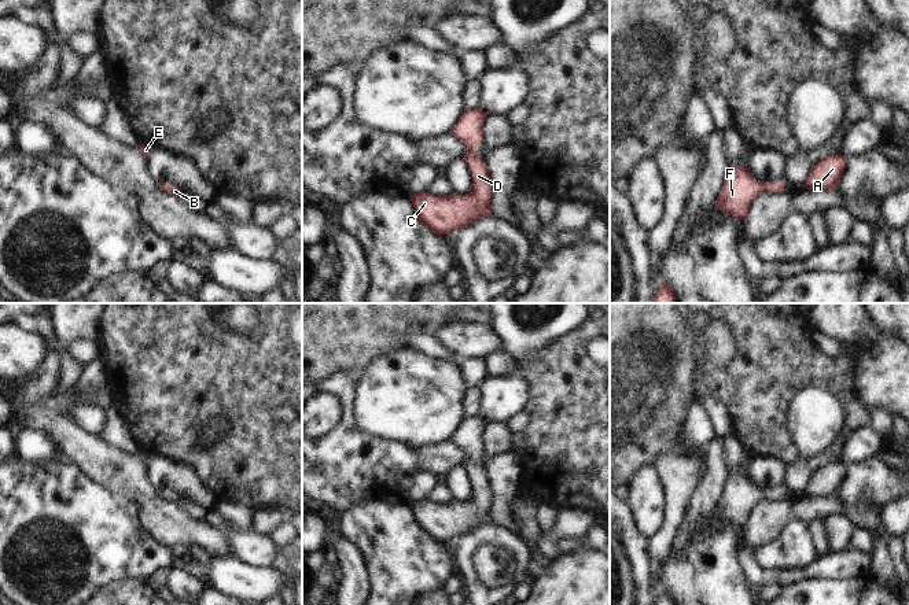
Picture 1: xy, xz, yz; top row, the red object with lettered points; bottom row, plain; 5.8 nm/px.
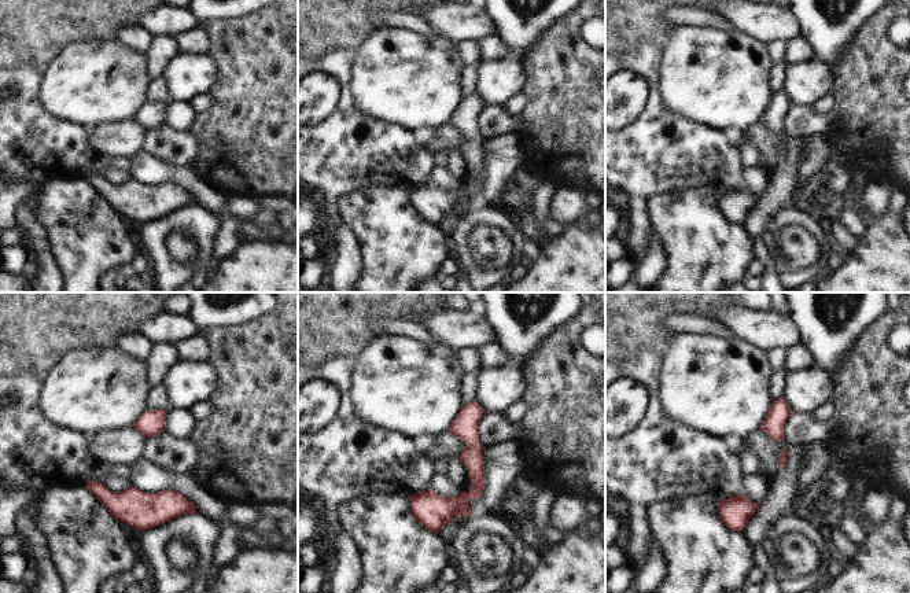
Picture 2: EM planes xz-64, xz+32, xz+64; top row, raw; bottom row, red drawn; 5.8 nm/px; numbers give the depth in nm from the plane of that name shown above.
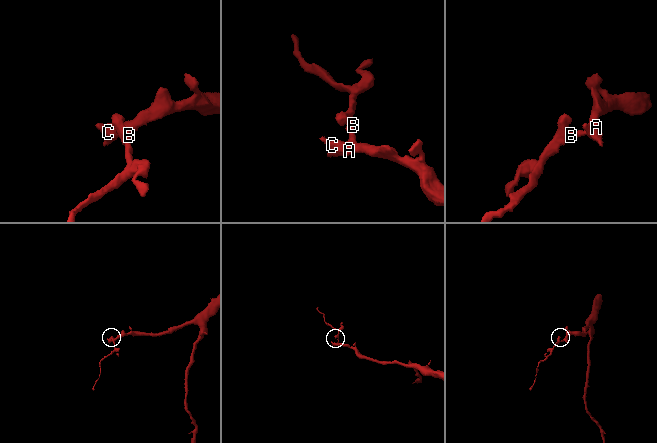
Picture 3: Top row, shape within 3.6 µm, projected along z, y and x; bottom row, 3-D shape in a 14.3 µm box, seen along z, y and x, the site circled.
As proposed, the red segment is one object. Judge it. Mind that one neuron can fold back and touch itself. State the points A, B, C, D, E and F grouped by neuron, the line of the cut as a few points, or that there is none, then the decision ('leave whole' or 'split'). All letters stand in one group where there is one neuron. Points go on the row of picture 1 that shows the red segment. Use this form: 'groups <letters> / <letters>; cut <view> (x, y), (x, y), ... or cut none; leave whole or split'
groups A B C D E F; cut none; leave whole

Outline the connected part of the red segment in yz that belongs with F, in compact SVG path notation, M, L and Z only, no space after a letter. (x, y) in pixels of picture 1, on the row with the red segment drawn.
M730 165L715 206L735 218L744 220L750 211L750 204L762 191L768 193L784 192L784 182L761 182L752 177L750 167Z

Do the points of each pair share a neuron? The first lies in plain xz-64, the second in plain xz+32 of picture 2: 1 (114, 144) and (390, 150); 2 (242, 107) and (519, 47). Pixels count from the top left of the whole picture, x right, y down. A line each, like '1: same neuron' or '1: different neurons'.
1: different neurons
2: different neurons

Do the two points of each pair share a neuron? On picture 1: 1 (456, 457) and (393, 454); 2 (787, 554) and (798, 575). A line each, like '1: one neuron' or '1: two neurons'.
1: two neurons
2: two neurons

